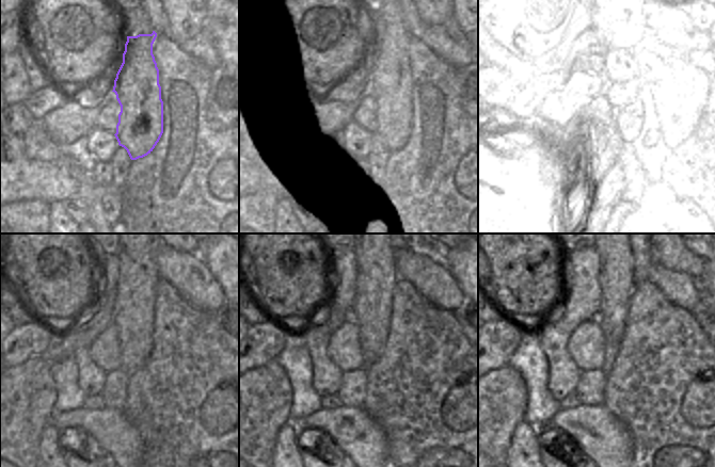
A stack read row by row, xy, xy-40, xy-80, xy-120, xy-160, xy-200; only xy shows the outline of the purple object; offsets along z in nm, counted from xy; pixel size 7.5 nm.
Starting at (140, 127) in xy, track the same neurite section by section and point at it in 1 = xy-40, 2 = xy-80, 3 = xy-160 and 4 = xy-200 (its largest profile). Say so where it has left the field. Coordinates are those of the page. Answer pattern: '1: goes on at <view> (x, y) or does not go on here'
1: goes on at xy-40 (383, 117)
2: goes on at xy-80 (617, 19)
3: goes on at xy-160 (371, 310)
4: goes on at xy-200 (616, 277)

